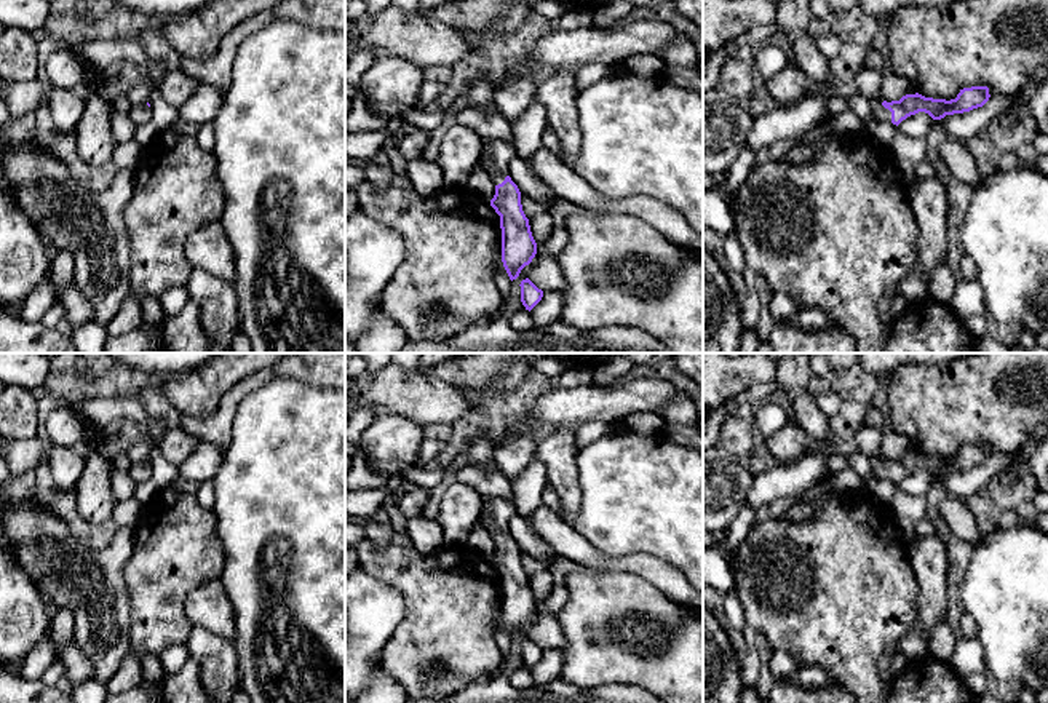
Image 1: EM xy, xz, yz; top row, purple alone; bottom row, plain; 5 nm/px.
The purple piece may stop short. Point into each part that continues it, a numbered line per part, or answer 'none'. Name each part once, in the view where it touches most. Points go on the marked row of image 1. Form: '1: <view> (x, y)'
1: yz (863, 109)

